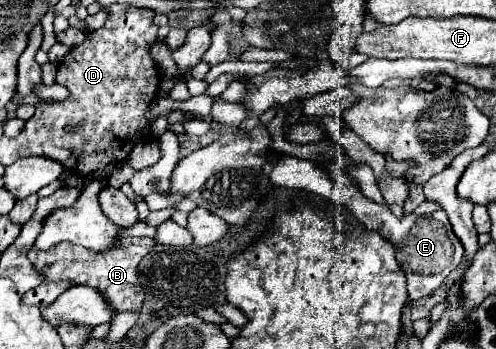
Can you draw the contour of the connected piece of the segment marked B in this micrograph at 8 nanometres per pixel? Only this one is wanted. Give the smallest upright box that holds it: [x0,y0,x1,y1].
[28,237,156,313]

